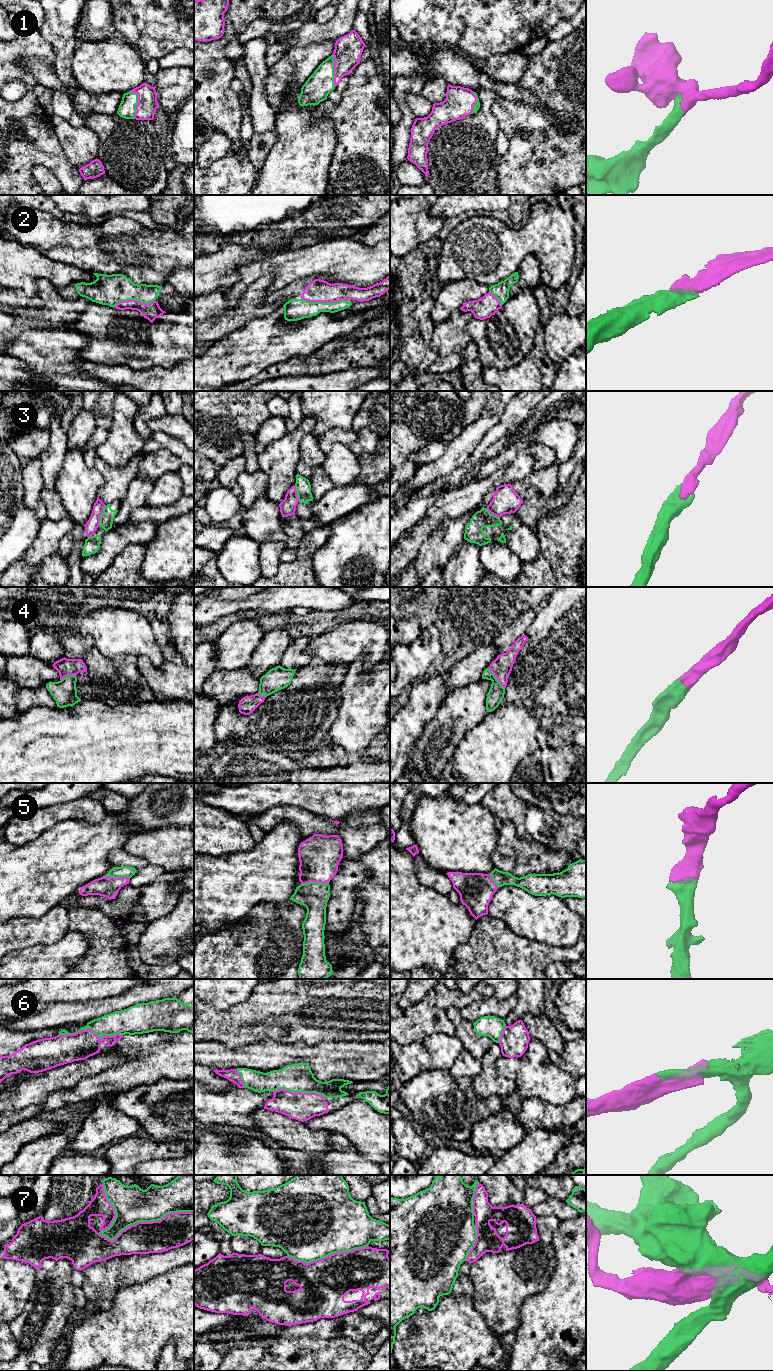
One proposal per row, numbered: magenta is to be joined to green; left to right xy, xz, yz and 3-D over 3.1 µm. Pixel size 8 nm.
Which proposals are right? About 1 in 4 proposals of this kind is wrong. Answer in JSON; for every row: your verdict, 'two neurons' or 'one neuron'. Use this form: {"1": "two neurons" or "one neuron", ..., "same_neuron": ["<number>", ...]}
{"1": "one neuron", "2": "one neuron", "3": "two neurons", "4": "one neuron", "5": "one neuron", "6": "one neuron", "7": "two neurons", "same_neuron": ["1", "2", "4", "5", "6"]}

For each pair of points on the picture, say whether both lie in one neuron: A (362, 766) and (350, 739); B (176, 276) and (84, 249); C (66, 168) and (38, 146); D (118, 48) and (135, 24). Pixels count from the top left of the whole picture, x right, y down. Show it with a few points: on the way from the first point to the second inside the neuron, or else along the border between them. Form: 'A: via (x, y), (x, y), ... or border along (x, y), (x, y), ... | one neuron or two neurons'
A: border along (362, 757), (352, 759) | two neurons
B: border along (183, 267), (174, 269), (167, 276), (165, 282) | two neurons
C: via (59, 164), (45, 150) | one neuron
D: border along (116, 33), (131, 44), (140, 56) | two neurons

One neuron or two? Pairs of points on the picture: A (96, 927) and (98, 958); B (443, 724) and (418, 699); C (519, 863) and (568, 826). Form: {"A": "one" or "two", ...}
{"A": "one", "B": "two", "C": "two"}

